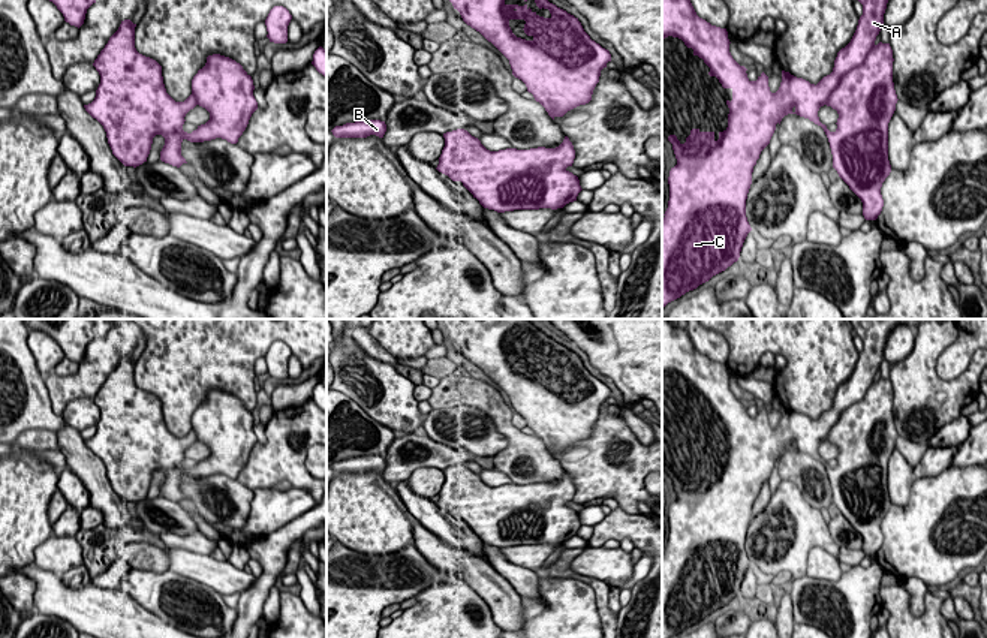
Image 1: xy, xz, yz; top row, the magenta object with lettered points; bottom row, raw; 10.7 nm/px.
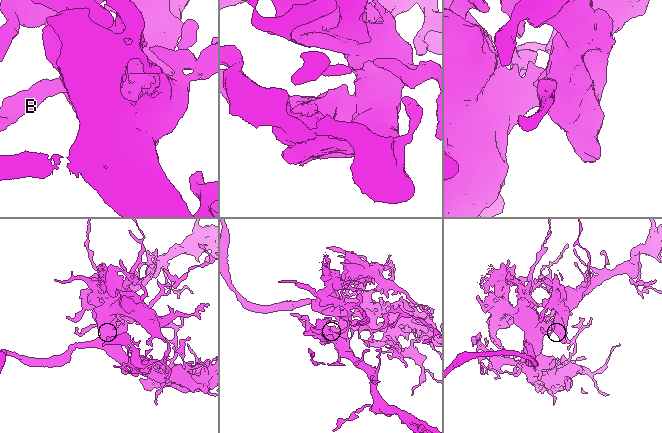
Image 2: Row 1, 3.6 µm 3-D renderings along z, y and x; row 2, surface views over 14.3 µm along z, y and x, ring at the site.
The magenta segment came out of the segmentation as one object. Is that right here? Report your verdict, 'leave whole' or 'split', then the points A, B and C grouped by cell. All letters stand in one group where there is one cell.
leave whole | A B C

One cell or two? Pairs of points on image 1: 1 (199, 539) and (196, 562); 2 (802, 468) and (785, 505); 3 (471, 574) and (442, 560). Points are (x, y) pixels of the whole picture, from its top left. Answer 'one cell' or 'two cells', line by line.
1: two cells
2: two cells
3: one cell

